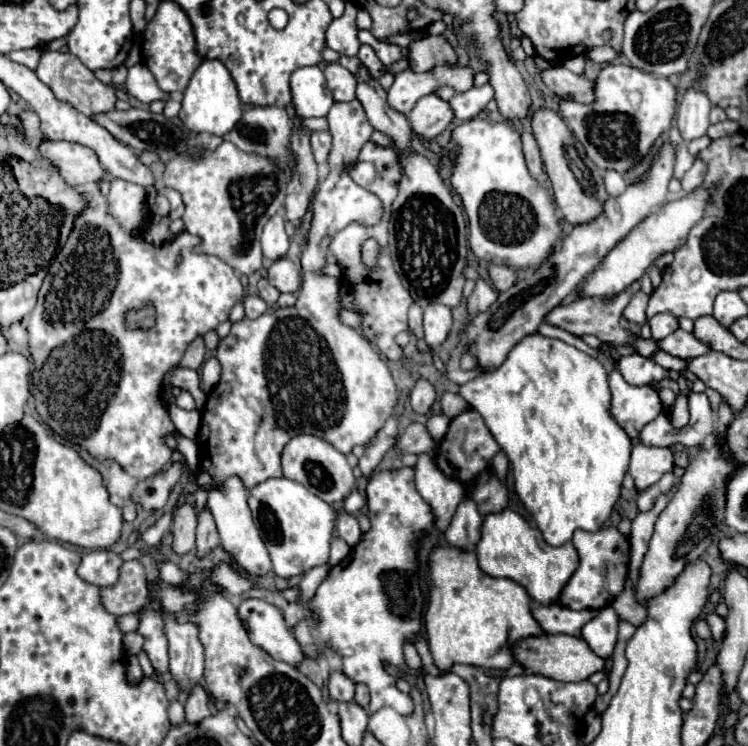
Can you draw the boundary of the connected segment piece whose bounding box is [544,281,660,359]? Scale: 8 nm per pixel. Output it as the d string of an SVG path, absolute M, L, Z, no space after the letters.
M632 283L628 291L622 291L620 295L616 295L614 299L580 299L580 301L572 301L572 303L562 303L562 305L556 305L548 315L546 315L546 323L554 325L554 327L560 327L576 337L582 337L582 335L596 335L600 341L604 343L610 343L610 345L628 345L632 347L638 355L644 355L644 357L652 357L660 347L656 347L656 341L654 339L642 339L634 333L630 333L628 329L622 329L618 325L620 321L620 309L624 309L630 301L630 295L636 293L640 289L640 283Z

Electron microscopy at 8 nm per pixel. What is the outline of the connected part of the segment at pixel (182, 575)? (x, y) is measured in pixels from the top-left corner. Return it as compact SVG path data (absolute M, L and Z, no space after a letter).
M160 563L160 581L162 583L168 583L168 585L176 585L176 587L186 587L186 577L188 573L182 571L180 567L176 567L174 563Z

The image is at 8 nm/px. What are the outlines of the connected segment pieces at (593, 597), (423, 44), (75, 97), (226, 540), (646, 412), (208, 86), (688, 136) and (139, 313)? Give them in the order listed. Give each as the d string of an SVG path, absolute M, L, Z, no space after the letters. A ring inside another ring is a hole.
M604 527L596 533L576 531L572 541L574 541L578 555L580 555L580 567L576 569L576 573L564 587L560 603L570 609L602 609L612 601L612 595L618 595L622 591L622 585L620 585L622 581L616 577L616 573L618 573L616 567L612 567L608 571L608 565L612 561L620 561L620 563L628 561L628 555L630 555L628 537L622 535L616 527ZM606 581L608 581L608 591L606 591Z
M424 35L422 39L414 39L408 45L408 61L410 69L416 73L432 71L432 67L438 67L440 63L456 65L458 57L450 43L444 39L444 35Z
M44 51L44 55L40 57L40 63L36 67L36 75L42 83L46 83L54 95L60 101L66 101L70 105L74 105L78 111L82 111L84 115L94 115L94 113L102 113L102 111L112 111L114 103L117 101L114 95L114 87L100 83L94 73L90 69L86 69L80 59L76 59L76 55L72 53L52 53L52 51Z
M232 477L222 487L208 491L208 509L210 509L210 513L212 513L214 521L216 521L222 549L248 575L262 577L272 569L272 565L270 565L270 557L268 557L268 551L264 547L264 541L260 539L260 533L258 533L258 529L254 525L252 511L248 509L246 499L248 499L248 491L246 491L244 483L238 477Z
M618 369L608 377L612 391L612 415L630 438L638 437L650 419L664 411L654 387L634 387L624 381Z
M216 59L202 61L184 91L182 109L178 113L184 127L192 133L212 133L212 135L222 137L228 131L232 131L232 127L240 121L240 115L242 115L242 103L240 103L238 89L234 85L228 69Z
M688 89L682 95L682 101L680 101L678 113L676 113L676 125L686 143L706 135L706 129L710 125L710 121L708 121L710 109L712 109L712 103L710 103L708 95L704 95L702 91Z
M138 307L128 311L126 315L126 327L128 329L150 329L154 327L154 311L152 307Z

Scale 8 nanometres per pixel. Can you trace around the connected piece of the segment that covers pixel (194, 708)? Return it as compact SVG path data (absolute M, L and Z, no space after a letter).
M196 685L186 701L186 721L188 723L200 723L200 719L206 719L208 715L214 715L216 707L212 697L204 691L204 687Z

